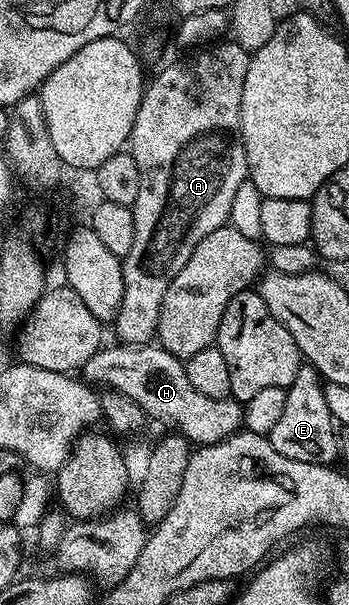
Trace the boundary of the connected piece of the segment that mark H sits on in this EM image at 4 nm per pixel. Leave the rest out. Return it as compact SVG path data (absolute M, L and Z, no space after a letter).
M115 342L112 348L107 347L100 347L99 352L93 354L93 358L89 358L89 362L85 362L85 366L81 370L82 379L91 386L107 384L103 386L110 391L125 394L125 398L129 398L137 406L141 406L141 410L152 421L156 420L157 423L164 424L167 427L164 429L186 437L192 445L202 446L221 442L244 427L244 405L240 401L234 398L209 398L208 395L201 394L201 391L189 382L184 361L166 352L158 343L137 345Z

